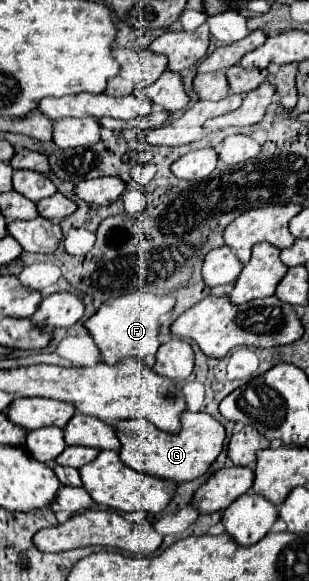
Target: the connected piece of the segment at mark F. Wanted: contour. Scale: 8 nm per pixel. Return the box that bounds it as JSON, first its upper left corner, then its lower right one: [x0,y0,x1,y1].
[84,291,174,367]

